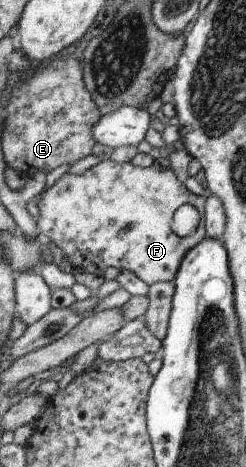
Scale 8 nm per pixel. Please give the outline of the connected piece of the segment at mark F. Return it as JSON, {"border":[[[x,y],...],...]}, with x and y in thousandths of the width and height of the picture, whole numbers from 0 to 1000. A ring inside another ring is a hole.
{"border":[[[427,340],[333,375],[256,375],[215,398],[163,413],[150,433],[150,495],[256,537],[289,578],[313,576],[419,591],[427,576],[467,572],[492,582],[541,582],[610,612],[630,604],[703,600],[756,540],[837,507],[837,478],[825,465],[809,486],[768,505],[732,510],[711,503],[691,482],[715,448],[744,437],[785,437],[825,463],[833,433],[833,420],[780,413],[728,388],[703,364],[671,360],[654,347],[573,358],[533,347],[480,351],[451,340]]]}

